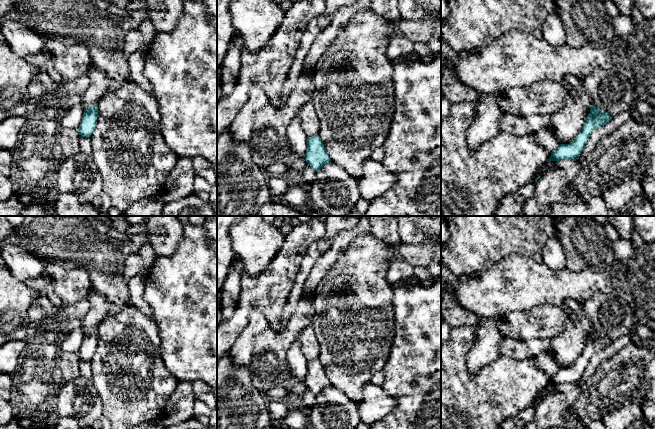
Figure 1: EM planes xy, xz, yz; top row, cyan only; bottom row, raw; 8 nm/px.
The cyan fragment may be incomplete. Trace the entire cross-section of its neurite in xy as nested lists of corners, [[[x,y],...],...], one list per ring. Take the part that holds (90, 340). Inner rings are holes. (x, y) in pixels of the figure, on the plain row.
[[[98,327],[90,333],[84,332],[82,345],[79,349],[78,356],[82,361],[91,361],[98,343]]]

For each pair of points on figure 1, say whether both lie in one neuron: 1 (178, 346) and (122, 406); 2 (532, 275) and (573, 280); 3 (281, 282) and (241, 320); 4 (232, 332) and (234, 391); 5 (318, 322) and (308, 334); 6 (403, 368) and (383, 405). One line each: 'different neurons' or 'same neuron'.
1: different neurons
2: same neuron
3: same neuron
4: different neurons
5: different neurons
6: different neurons

